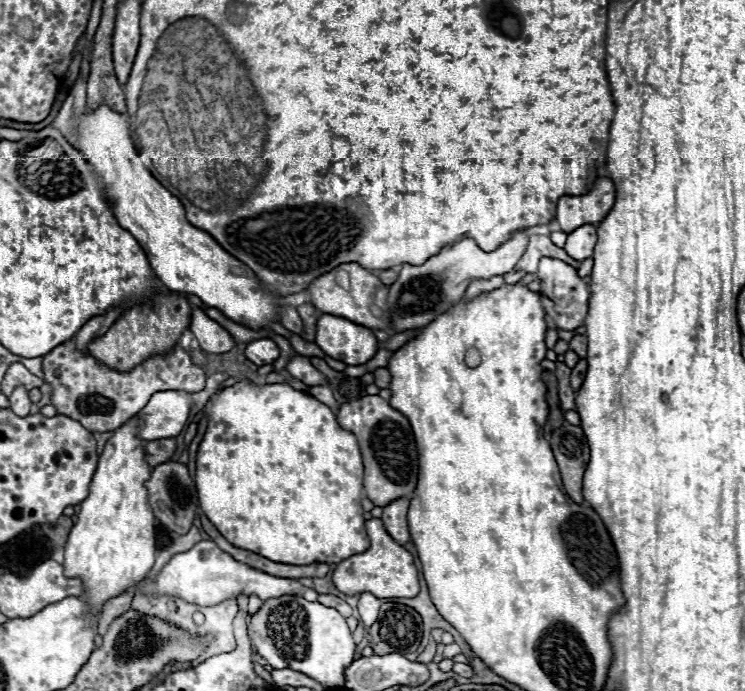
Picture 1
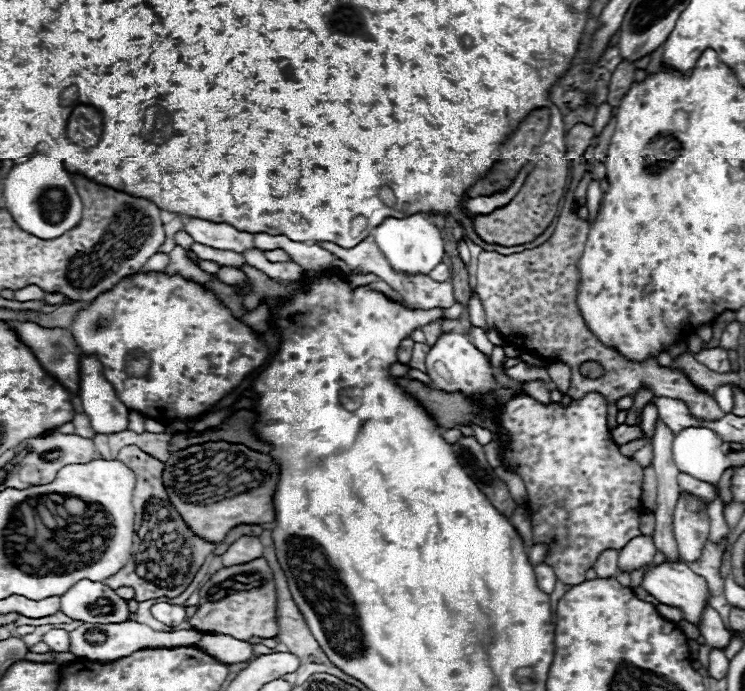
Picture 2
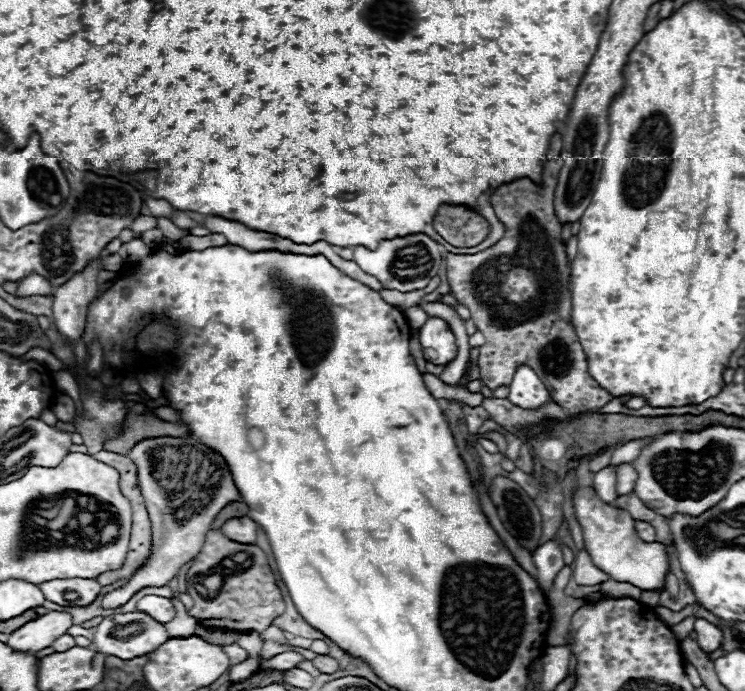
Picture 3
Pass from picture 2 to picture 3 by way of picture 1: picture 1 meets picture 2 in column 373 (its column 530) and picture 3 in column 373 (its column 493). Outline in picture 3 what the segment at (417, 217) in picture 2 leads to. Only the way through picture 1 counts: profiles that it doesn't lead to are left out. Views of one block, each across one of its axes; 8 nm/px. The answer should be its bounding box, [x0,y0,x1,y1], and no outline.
[354,234,442,292]

